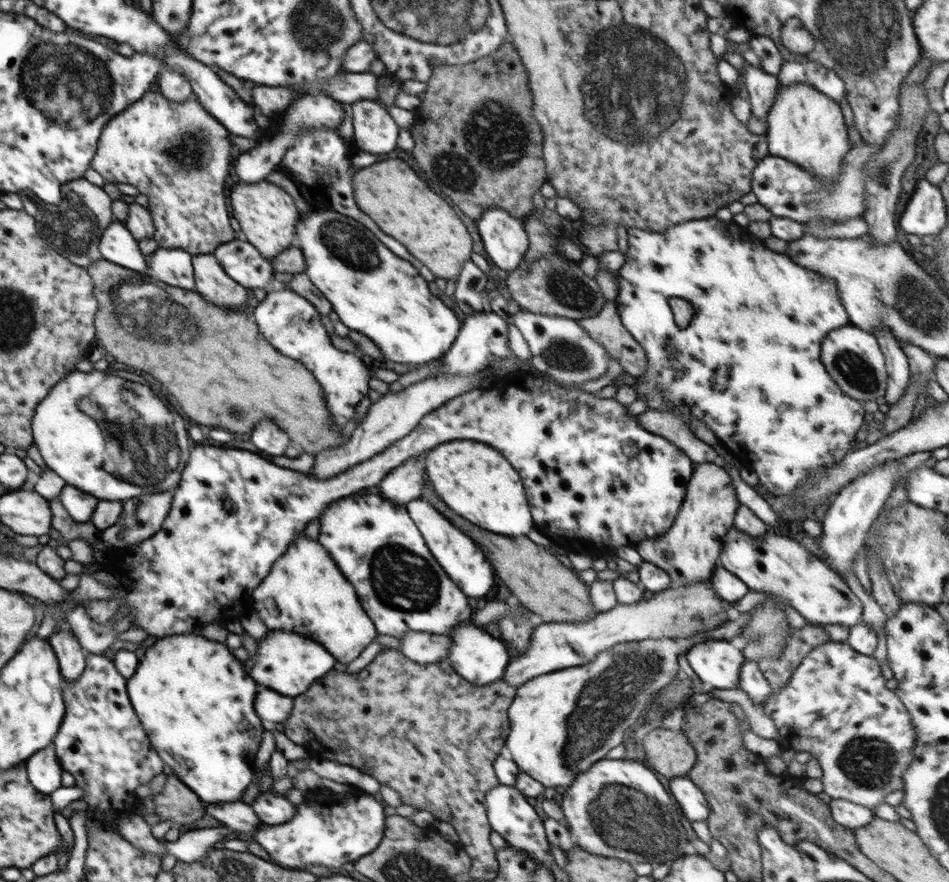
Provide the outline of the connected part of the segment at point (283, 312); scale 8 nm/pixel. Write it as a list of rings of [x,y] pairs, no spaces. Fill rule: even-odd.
[[[278,286],[269,289],[266,298],[254,308],[254,320],[260,334],[284,356],[300,361],[314,375],[314,378],[322,385],[333,421],[344,426],[355,416],[356,404],[368,395],[368,381],[370,376],[373,376],[373,370],[362,361],[360,353],[344,352],[332,346],[328,332],[322,326],[321,317],[322,315],[304,296]]]

